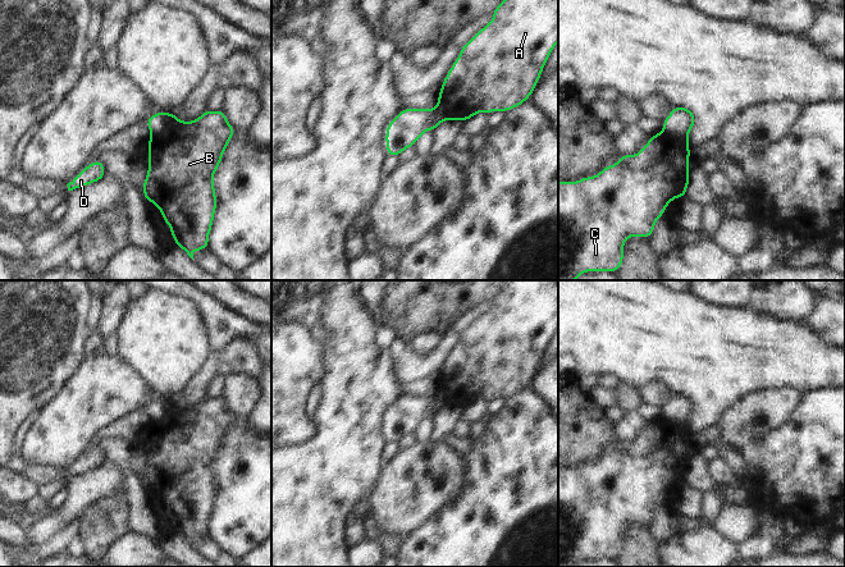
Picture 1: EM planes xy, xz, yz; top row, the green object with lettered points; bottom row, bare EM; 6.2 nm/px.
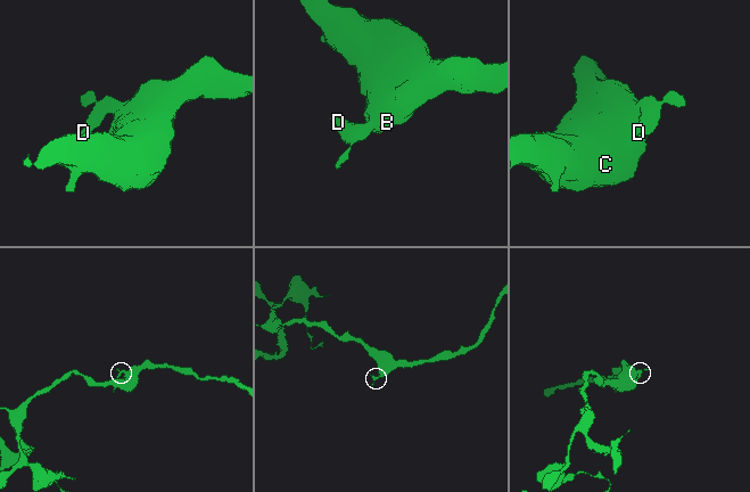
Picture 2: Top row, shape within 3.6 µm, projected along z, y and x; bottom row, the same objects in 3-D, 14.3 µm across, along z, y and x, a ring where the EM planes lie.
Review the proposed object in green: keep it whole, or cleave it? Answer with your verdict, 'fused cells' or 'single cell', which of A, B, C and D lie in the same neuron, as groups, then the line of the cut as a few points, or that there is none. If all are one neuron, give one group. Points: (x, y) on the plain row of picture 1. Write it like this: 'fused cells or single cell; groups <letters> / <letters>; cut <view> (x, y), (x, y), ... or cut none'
fused cells; groups A B C / D; cut xy (167, 401), (164, 414), (159, 419), (151, 420)

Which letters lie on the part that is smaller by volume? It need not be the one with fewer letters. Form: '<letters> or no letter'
D

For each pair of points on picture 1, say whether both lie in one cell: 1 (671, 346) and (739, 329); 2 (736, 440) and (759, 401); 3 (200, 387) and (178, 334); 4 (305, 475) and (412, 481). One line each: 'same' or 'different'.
1: same
2: same
3: different
4: different

